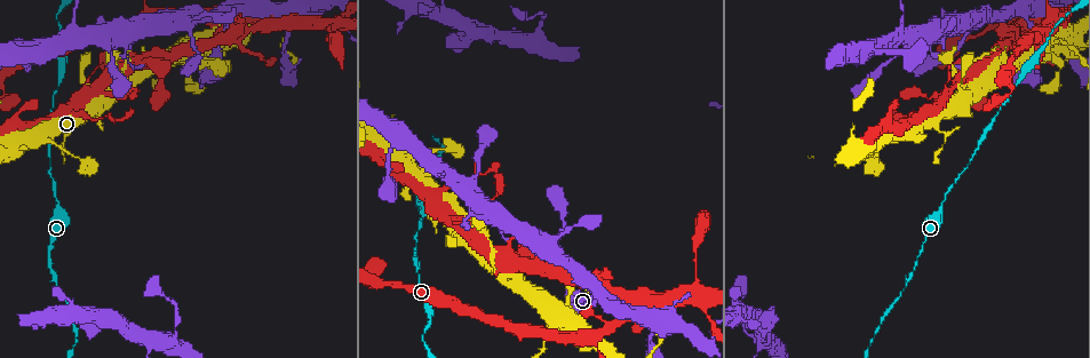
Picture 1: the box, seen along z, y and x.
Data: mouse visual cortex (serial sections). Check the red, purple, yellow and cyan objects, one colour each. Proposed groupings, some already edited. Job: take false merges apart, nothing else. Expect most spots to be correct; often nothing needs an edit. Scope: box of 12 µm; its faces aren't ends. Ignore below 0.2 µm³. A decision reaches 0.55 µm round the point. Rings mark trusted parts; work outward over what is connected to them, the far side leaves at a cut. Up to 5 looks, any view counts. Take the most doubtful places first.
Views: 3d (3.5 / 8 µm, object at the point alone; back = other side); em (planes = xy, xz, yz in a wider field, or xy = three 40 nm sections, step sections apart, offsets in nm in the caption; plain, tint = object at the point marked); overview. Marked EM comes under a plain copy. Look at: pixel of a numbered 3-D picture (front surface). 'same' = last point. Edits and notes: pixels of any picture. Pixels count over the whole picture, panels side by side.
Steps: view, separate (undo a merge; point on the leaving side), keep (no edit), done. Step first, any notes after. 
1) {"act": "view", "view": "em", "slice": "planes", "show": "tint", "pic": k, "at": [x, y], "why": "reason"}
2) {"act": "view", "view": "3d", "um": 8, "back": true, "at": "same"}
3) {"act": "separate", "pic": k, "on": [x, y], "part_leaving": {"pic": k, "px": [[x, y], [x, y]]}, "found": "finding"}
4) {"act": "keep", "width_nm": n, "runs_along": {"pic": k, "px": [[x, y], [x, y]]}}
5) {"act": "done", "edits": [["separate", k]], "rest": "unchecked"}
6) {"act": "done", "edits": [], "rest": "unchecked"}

{"act": "view", "view": "3d", "um": 3.5, "pic": 1, "at": [917, 258], "why": "narrows sharply"}

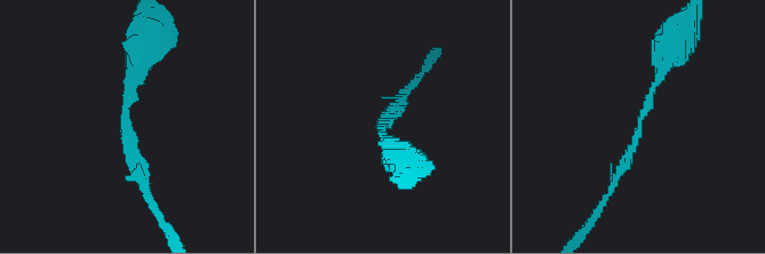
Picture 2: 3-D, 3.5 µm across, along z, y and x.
{"act": "view", "view": "em", "slice": "xy", "step": 1, "show": "tint", "pic": 2, "at": [124, 129], "why": "now the EM"}

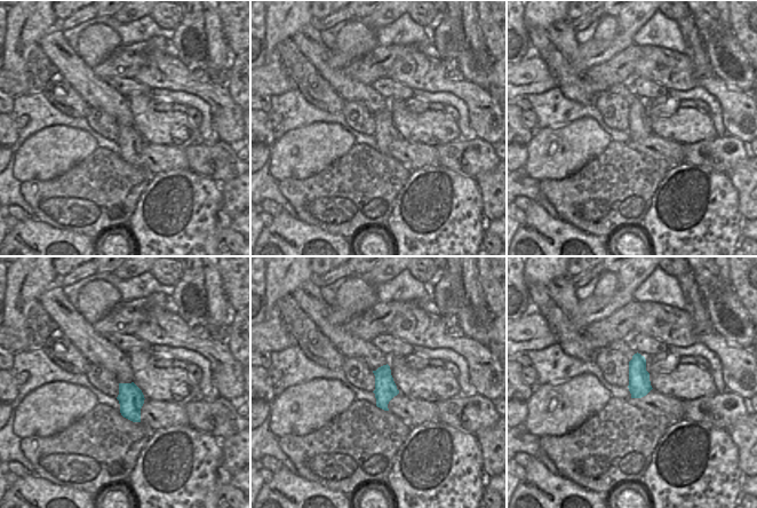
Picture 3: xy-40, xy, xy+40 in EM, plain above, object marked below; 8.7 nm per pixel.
{"act": "keep", "runs_along": {"pic": 2, "px": [[670, 52], [608, 196]]}, "found": "continuous, no second cell"}

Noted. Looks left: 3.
{"act": "view", "view": "3d", "um": 3.5, "pic": 1, "at": [655, 326], "why": "four-way junction"}

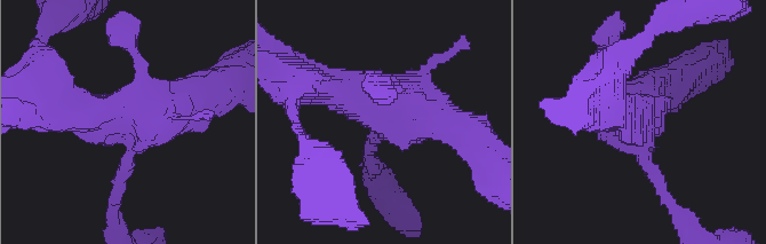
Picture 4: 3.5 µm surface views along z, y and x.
{"act": "keep", "runs_along": {"pic": 4, "px": [[313, 86], [454, 125]]}, "found": "continuous, no second cell"}

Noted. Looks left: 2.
{"act": "done", "edits": [], "rest": "unchecked"}

